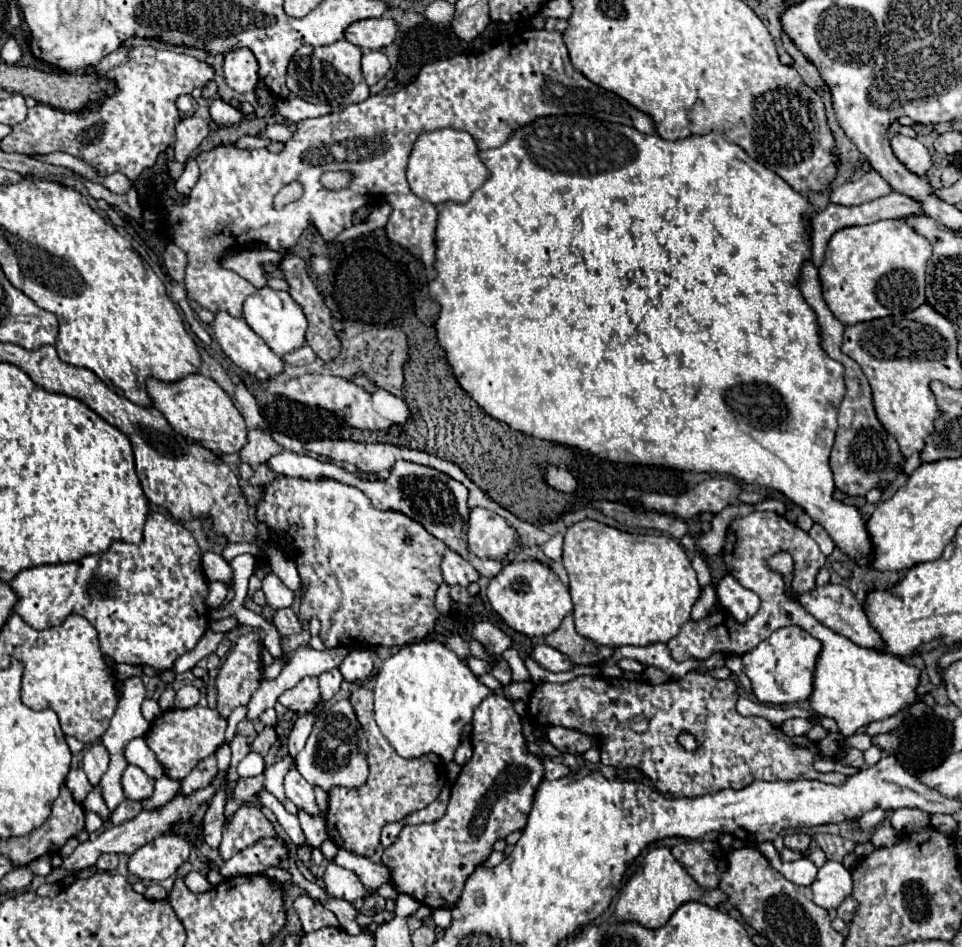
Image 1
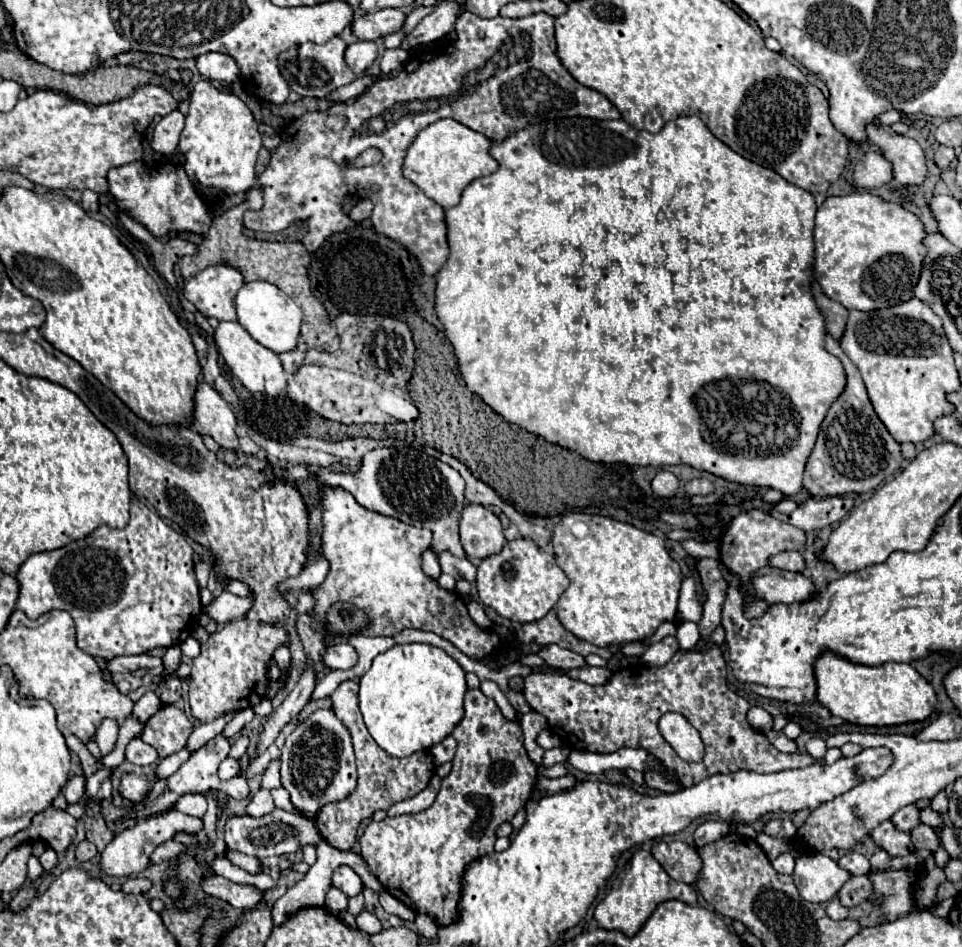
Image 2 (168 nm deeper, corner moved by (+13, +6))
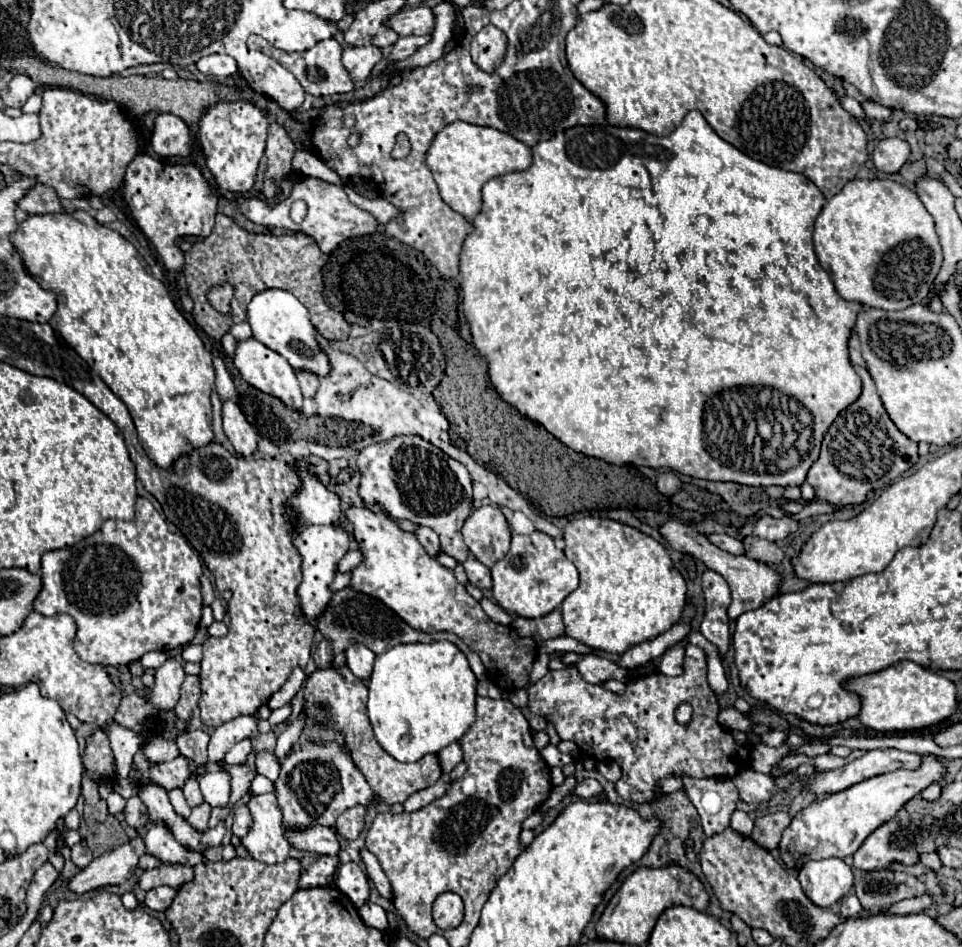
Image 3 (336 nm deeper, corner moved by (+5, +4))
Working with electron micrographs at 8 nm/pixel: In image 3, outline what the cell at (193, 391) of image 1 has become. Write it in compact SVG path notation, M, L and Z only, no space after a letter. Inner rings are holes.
M231 400L223 402L223 430L237 454L241 454L245 458L253 456L253 452L257 450L259 436L253 430L253 426L247 422L241 408Z

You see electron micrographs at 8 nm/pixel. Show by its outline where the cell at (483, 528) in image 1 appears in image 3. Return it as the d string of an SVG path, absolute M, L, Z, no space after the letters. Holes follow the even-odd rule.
M481 506L465 520L463 538L473 556L491 568L509 552L511 530L499 508Z

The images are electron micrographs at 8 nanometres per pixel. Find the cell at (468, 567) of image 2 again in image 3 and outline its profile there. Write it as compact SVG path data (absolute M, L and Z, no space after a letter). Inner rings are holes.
M469 556L465 562L463 562L463 568L467 572L467 578L473 586L481 588L481 590L489 590L491 588L491 572L485 564L481 564L477 558Z

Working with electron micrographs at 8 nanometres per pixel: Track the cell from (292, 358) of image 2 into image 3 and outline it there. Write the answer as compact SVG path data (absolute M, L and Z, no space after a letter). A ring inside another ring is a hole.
M297 370L297 380L299 380L299 386L301 386L301 392L305 394L305 396L313 396L315 394L315 390L317 390L317 386L319 386L319 378L317 378L317 374L313 374L313 372L305 372L305 370Z

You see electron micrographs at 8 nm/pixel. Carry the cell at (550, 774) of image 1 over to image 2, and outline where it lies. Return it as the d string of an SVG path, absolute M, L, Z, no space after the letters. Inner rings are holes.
M555 764L551 768L543 768L539 766L539 776L547 776L547 778L561 778L567 774L567 768L563 764Z

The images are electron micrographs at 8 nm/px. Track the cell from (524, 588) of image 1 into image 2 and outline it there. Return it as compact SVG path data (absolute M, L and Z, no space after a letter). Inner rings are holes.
M517 538L503 546L499 554L487 556L477 568L479 600L503 618L513 622L541 620L567 590L569 578L557 566L555 556L543 552L531 538Z

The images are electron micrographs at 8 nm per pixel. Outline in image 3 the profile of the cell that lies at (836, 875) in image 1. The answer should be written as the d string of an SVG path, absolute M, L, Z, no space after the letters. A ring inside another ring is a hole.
M841 858L809 860L799 870L799 882L813 904L829 908L851 890L853 872Z

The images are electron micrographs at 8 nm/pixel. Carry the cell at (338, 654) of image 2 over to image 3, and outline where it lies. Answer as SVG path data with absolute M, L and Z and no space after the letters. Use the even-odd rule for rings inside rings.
M353 644L345 650L345 658L347 658L347 666L351 668L351 672L365 680L371 676L371 670L373 670L373 660L375 660L375 654L363 646L363 644Z

